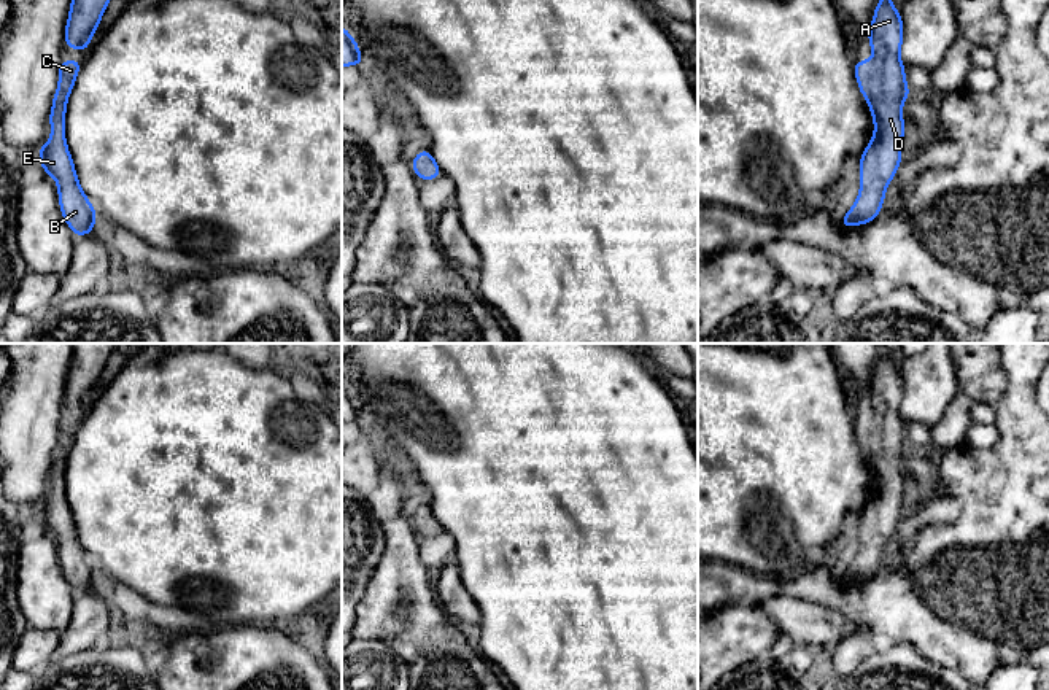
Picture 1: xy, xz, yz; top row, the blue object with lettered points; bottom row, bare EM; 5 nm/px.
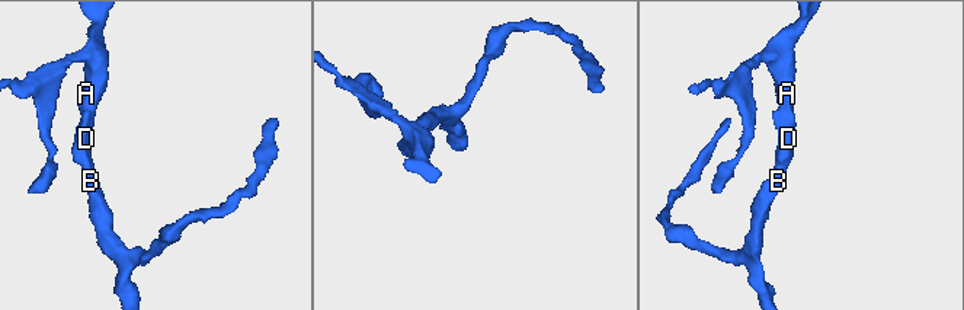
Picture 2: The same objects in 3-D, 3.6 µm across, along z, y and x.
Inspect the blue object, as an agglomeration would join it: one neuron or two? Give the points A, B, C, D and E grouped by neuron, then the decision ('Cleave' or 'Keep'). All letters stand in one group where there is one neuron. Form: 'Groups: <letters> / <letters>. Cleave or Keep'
Groups: A B C D E. Keep

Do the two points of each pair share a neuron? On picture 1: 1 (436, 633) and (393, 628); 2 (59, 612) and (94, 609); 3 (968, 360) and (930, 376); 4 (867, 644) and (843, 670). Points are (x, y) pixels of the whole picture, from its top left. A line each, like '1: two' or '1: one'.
1: one
2: two
3: two
4: one

